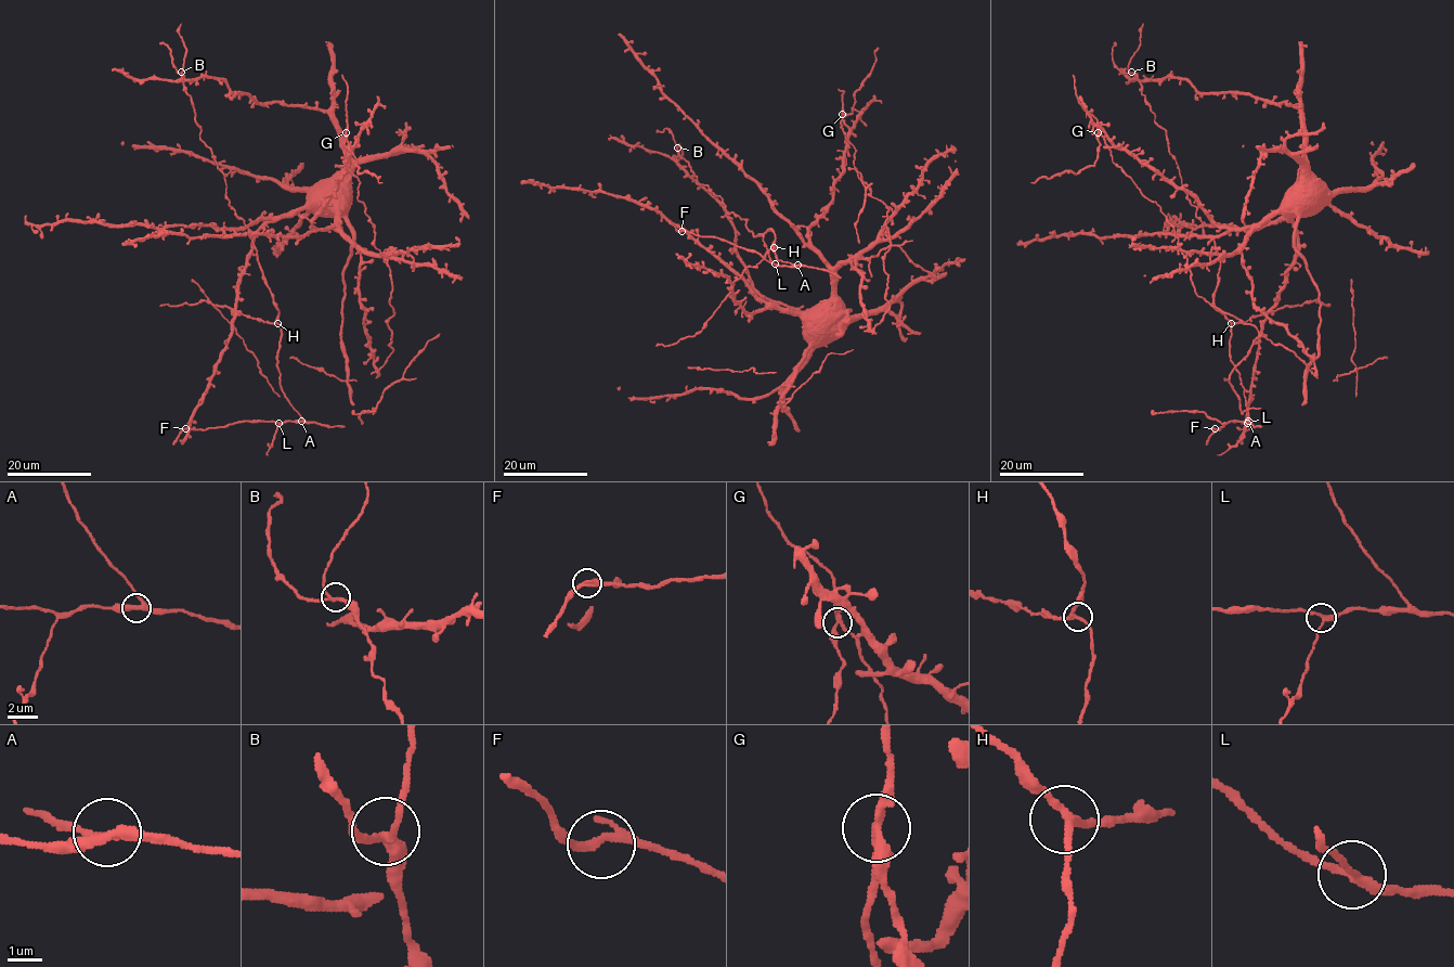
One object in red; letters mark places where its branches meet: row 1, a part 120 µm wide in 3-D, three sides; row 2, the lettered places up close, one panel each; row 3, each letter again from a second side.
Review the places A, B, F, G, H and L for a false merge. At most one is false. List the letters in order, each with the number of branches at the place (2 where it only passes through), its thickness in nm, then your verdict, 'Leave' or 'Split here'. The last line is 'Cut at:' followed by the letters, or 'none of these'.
A: Branches: 3. Thickness 300 nm. Leave
B: Branches: 3. Thickness 200 nm. Leave
F: Branches: 3. Thickness 240 nm. Leave
G: Branches: 3. Thickness 240 nm. Split here
H: Branches: 3. Thickness 240 nm. Leave
L: Branches: 3. Thickness 200 nm. Leave
Cut at: G

